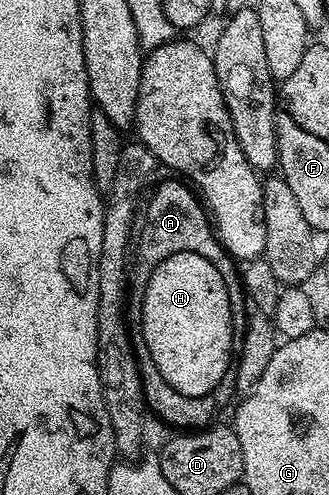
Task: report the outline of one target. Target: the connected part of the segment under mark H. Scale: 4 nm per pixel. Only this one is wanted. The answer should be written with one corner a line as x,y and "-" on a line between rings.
177,253
168,255
152,271
148,279
148,287
142,296
142,334
144,343
148,343
148,352
152,355
152,363
156,363
156,371
168,379
168,383
181,395
208,396
224,379
224,371
231,368
232,350
236,345
236,322
230,310
228,287
224,287
224,279
220,279
220,271
204,259
204,255
195,253

